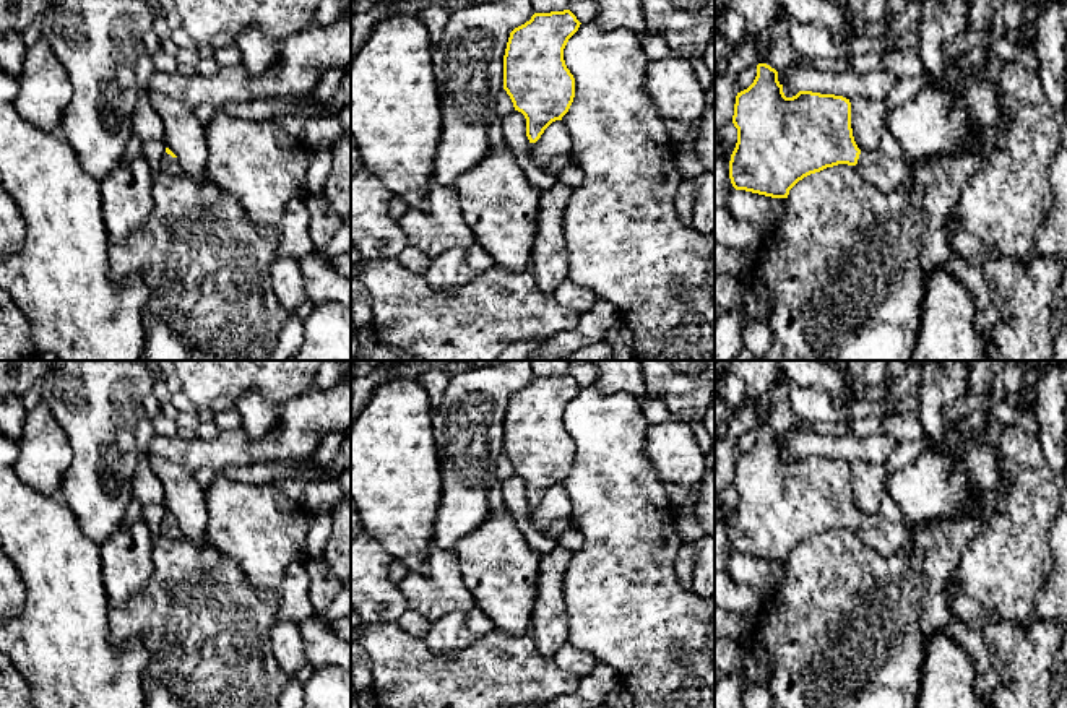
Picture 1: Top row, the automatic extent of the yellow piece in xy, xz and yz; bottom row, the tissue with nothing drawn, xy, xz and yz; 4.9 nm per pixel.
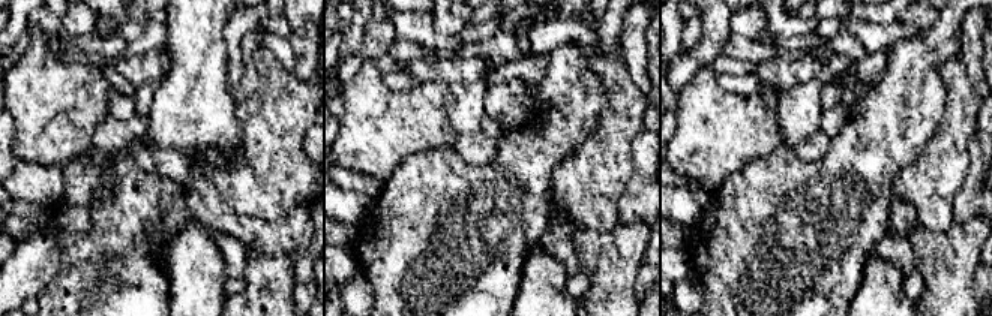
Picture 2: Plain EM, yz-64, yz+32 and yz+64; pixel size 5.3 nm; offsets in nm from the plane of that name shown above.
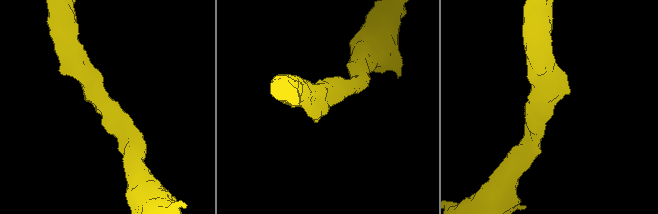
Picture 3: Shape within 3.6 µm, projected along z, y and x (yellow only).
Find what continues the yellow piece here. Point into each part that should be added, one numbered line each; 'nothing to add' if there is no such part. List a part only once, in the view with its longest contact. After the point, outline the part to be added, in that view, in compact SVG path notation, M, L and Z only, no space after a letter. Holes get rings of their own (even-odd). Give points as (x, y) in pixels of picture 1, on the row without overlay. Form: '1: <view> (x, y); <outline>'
1: yz (887, 538); M861 515L856 533L872 550L882 555L901 554L913 547L913 539L903 521L888 521L879 515Z

